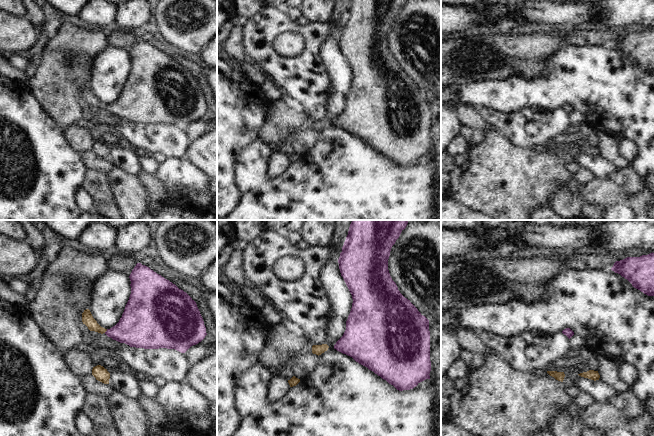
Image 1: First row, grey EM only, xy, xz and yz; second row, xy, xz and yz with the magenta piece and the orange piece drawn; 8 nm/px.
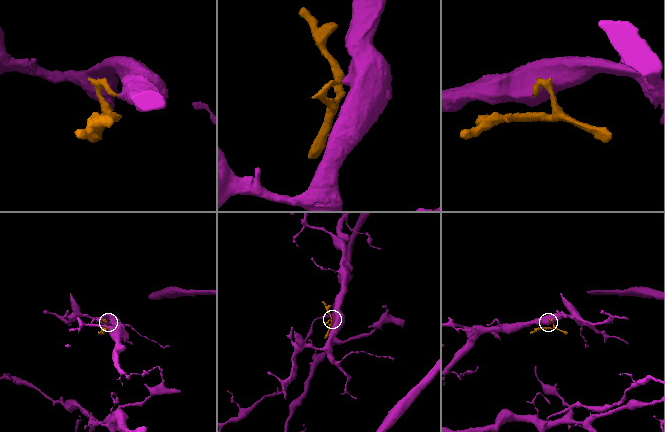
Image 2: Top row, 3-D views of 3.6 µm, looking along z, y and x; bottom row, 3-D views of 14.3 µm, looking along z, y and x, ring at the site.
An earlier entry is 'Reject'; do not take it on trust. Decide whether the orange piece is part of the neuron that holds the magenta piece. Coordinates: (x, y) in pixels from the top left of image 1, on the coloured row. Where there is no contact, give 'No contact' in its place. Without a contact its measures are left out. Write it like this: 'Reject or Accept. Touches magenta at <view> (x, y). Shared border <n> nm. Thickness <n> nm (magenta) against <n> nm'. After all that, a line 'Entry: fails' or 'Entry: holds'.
Accept. Touches magenta at xy (106, 331). Shared border 40 nm. Thickness 300 nm (magenta) against 90 nm
Entry: fails

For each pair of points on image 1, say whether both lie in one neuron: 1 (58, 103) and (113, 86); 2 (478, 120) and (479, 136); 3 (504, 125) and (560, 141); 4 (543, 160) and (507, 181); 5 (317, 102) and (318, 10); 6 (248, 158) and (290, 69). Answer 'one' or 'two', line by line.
1: two
2: two
3: two
4: one
5: two
6: two

